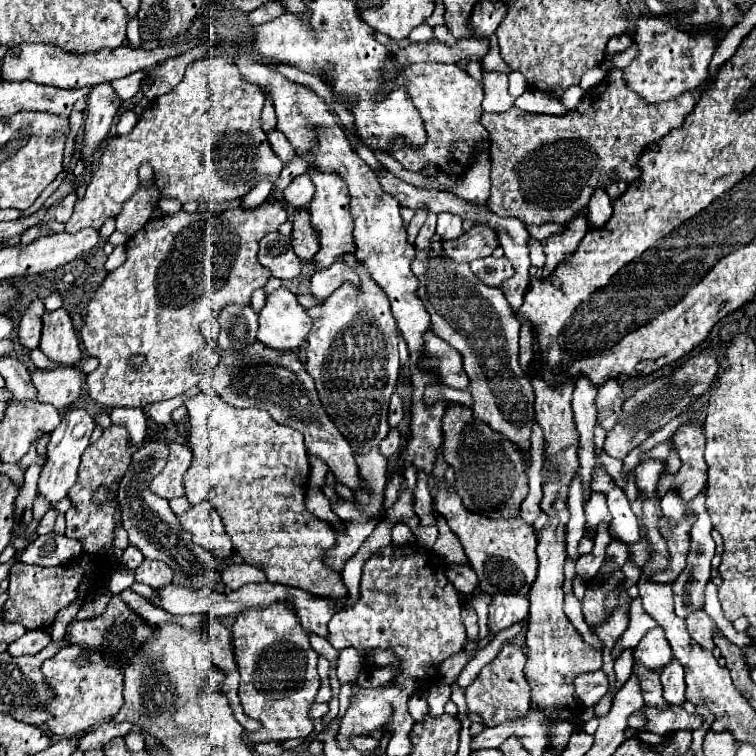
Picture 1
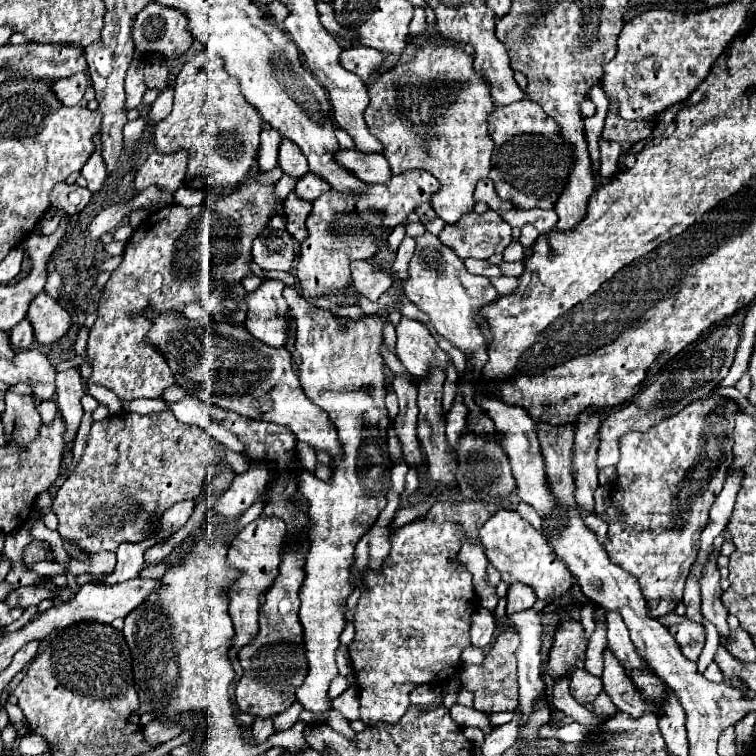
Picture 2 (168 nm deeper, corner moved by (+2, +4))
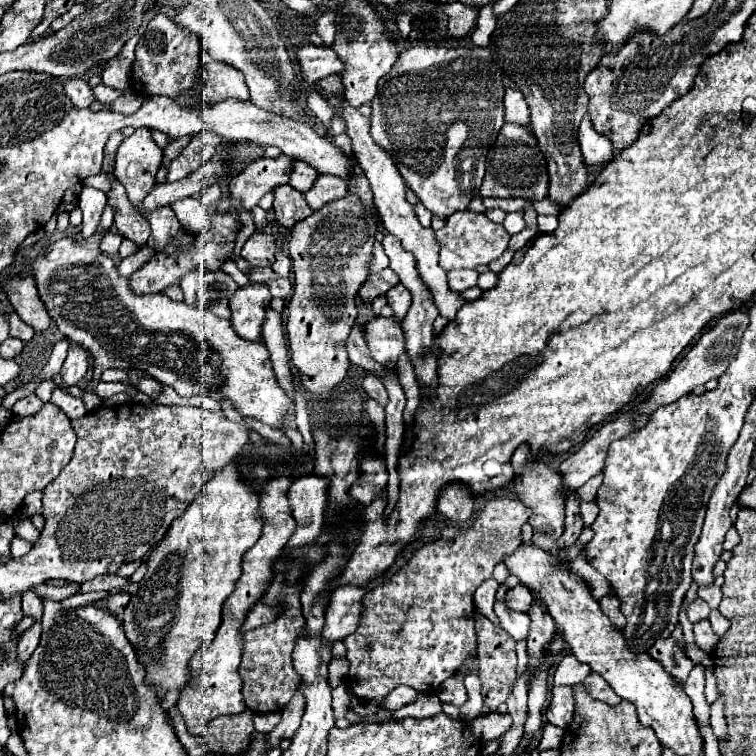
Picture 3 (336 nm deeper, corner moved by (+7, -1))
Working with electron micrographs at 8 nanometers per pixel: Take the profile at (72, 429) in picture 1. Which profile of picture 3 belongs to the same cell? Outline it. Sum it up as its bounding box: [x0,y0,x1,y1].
[60,345,88,387]

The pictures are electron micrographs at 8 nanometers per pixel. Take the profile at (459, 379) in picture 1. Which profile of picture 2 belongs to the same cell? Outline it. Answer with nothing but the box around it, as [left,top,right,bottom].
[395,318,449,378]

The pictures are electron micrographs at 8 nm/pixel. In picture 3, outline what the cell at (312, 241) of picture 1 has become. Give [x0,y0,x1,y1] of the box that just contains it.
[274,185,312,229]

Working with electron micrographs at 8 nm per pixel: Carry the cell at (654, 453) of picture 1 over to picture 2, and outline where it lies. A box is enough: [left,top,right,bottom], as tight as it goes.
[605,394,737,620]

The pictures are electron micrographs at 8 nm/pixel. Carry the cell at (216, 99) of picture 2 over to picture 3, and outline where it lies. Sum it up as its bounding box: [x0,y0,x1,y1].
[200,51,250,103]

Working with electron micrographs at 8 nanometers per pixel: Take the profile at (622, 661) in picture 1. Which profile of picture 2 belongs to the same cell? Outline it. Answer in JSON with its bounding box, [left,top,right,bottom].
[593,692,617,718]

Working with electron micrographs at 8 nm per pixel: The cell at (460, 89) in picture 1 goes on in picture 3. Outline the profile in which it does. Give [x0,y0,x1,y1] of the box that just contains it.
[370,45,504,219]

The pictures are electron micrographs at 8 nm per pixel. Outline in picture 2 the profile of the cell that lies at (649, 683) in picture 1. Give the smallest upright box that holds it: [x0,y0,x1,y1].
[607,612,645,670]

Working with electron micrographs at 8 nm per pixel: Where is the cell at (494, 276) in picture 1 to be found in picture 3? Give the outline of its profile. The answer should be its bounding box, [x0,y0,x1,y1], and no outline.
[448,269,478,293]

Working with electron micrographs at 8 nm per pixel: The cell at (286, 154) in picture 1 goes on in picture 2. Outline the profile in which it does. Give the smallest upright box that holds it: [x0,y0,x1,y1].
[279,138,309,178]

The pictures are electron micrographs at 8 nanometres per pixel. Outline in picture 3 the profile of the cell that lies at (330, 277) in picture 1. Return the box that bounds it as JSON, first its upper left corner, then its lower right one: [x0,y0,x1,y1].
[358,269,398,303]

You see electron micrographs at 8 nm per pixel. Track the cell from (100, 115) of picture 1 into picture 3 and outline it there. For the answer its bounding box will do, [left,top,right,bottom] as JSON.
[78,187,106,239]

